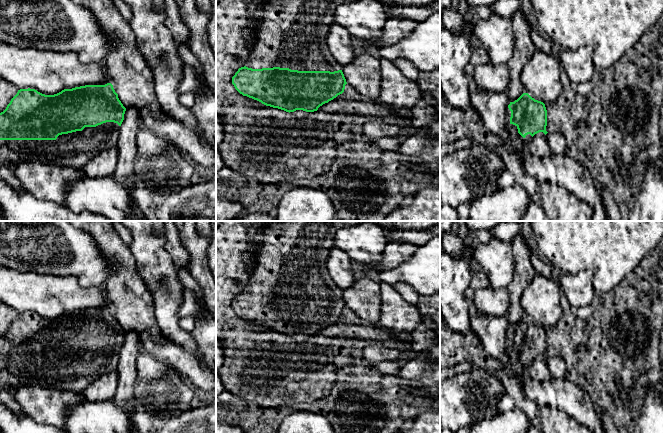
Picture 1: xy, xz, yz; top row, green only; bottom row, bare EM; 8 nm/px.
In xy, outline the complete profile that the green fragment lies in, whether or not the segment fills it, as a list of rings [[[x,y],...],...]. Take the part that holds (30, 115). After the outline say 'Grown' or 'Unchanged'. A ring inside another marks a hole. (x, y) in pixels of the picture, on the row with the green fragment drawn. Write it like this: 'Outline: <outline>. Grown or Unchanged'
Outline: [[[85,85],[45,95],[20,89],[0,113],[0,166],[39,160],[82,168],[100,152],[116,147],[126,108],[113,85]]]. Grown

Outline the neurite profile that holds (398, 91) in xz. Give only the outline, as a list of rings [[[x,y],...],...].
[[[381,59],[381,91],[379,101],[395,108],[411,109],[422,98],[423,91],[407,78],[392,61]]]

